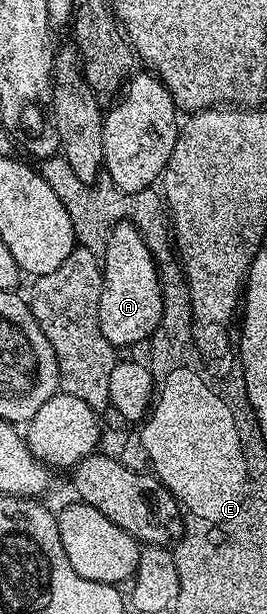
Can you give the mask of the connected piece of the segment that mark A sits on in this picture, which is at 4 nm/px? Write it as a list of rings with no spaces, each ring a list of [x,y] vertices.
[[[134,224],[116,225],[107,233],[102,245],[101,265],[103,288],[100,291],[99,330],[116,349],[122,350],[130,344],[150,341],[157,322],[161,322],[163,309],[162,287],[150,248],[143,241]]]

